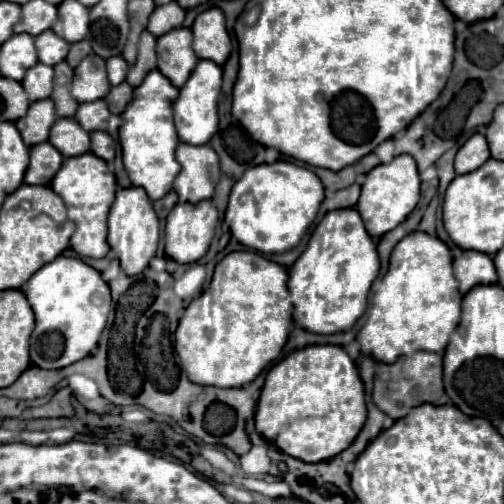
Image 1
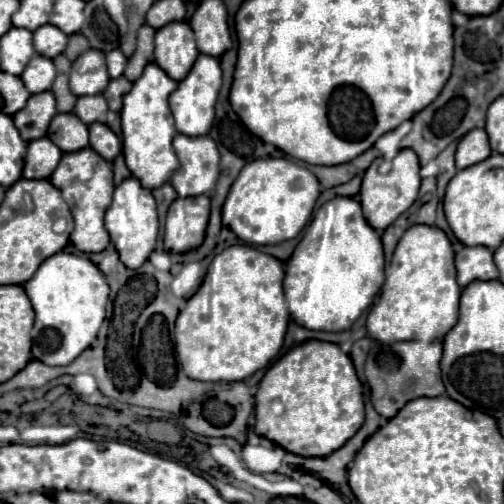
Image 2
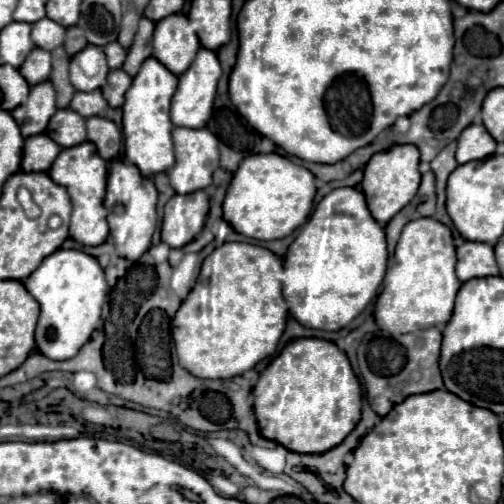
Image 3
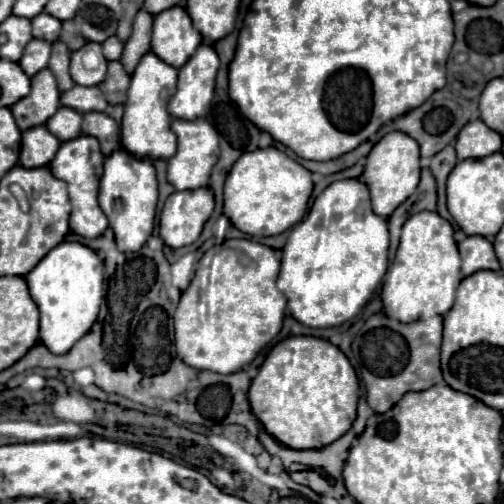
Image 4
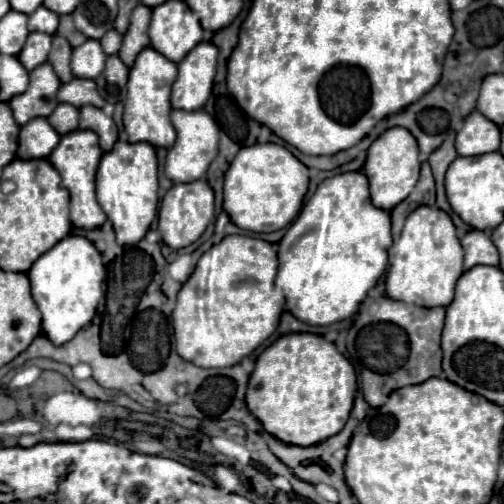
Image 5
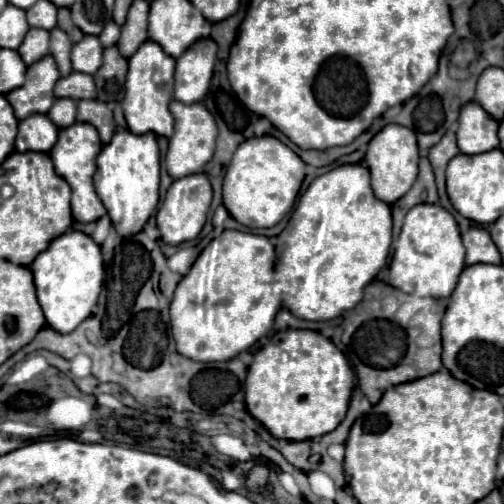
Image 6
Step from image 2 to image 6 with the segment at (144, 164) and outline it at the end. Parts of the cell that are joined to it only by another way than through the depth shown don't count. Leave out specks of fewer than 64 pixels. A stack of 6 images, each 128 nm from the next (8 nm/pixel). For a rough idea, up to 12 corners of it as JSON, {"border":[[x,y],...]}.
{"border":[[144,42],[122,102],[132,134],[170,138],[174,58]]}

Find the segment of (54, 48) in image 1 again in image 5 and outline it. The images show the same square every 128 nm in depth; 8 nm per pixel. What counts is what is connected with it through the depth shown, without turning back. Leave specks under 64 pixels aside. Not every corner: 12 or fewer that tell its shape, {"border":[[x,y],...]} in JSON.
{"border":[[40,6],[28,20],[30,32],[56,34],[56,12]]}

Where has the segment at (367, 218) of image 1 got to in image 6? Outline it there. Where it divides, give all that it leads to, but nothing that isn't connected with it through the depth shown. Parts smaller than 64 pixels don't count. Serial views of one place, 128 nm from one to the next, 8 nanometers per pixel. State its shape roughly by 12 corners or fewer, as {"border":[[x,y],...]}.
{"border":[[384,126],[368,144],[374,196],[394,204],[418,176],[416,134]]}

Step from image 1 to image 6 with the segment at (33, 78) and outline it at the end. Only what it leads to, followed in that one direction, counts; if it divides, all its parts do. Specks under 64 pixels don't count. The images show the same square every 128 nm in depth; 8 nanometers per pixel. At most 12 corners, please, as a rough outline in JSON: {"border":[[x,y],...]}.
{"border":[[30,28],[18,54],[28,66],[48,54],[48,36]]}

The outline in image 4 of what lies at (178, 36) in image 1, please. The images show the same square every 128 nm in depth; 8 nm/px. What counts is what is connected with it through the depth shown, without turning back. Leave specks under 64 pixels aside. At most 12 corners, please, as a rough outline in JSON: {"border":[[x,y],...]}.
{"border":[[184,8],[154,16],[151,50],[182,68],[202,36]]}

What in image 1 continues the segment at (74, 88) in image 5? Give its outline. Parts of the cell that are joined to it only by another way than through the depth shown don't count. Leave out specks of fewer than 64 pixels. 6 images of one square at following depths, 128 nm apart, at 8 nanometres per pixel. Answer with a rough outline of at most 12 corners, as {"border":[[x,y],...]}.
{"border":[[104,100],[80,104],[74,118],[86,132],[106,130]]}

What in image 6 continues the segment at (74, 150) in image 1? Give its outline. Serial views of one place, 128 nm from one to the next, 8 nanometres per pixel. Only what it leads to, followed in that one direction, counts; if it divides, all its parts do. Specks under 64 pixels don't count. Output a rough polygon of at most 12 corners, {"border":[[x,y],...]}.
{"border":[[58,98],[48,118],[58,128],[76,122],[76,102]]}

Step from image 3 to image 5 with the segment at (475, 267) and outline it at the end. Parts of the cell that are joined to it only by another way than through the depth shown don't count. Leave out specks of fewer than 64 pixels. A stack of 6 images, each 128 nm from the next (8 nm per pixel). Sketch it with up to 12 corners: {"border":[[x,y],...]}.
{"border":[[470,230],[460,242],[464,270],[498,266],[498,250],[486,232]]}

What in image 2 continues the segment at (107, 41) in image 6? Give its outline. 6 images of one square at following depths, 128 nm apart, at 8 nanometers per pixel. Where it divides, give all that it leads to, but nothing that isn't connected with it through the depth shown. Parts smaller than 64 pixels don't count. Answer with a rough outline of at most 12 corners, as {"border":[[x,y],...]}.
{"border":[[120,50],[106,54],[110,78],[120,78],[126,56]]}

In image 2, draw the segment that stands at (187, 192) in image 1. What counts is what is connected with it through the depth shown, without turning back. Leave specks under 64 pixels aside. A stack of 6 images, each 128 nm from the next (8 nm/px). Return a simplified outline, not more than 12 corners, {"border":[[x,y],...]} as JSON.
{"border":[[176,136],[180,170],[170,184],[184,196],[208,194],[220,153],[210,136]]}

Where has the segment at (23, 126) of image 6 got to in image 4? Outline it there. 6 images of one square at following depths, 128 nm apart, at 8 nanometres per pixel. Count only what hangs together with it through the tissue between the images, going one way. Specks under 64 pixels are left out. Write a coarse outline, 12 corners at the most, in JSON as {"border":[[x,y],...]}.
{"border":[[46,128],[22,134],[20,164],[48,166],[60,140]]}

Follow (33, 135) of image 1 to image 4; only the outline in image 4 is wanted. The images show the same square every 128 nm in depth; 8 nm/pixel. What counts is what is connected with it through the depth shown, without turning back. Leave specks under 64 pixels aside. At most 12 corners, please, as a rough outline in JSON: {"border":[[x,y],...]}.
{"border":[[50,70],[10,110],[22,132],[46,124],[60,108]]}

